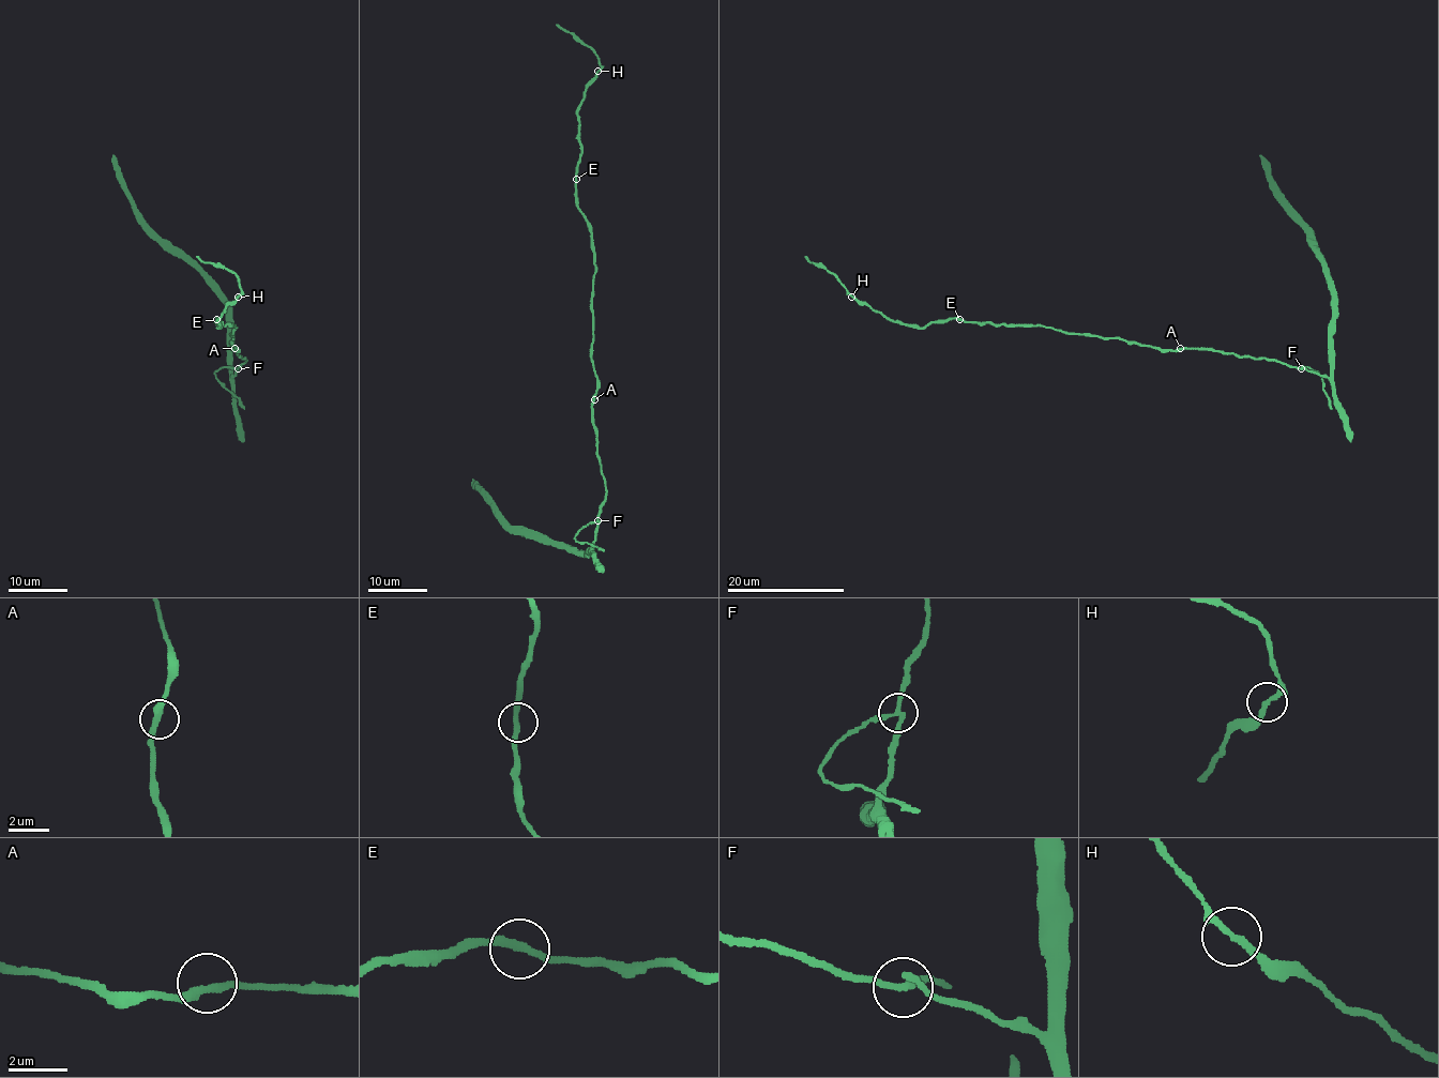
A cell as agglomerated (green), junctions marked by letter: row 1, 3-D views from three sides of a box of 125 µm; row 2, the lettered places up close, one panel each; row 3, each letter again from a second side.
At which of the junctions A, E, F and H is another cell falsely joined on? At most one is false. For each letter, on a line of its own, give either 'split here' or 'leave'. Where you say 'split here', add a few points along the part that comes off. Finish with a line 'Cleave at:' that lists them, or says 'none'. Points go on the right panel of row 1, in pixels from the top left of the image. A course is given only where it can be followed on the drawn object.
A: leave
E: leave
F: split here; course (1301, 368), (1309, 366), (1320, 376), (1332, 409)
H: leave
Cleave at: F

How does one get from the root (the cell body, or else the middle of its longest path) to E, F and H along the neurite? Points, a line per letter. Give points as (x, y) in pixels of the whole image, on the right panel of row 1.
E: (1180, 349), (1160, 350), (1120, 338), (1069, 334), (1044, 325), (1005, 325), (959, 319)
F: (1180, 349), (1233, 352), (1241, 357), (1276, 360), (1301, 368)
H: (1180, 349), (1160, 350), (1044, 325), (966, 322), (956, 318), (909, 327), (888, 319), (852, 295)

